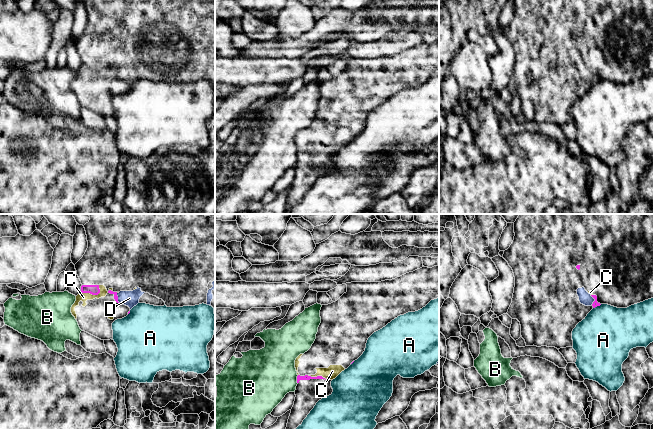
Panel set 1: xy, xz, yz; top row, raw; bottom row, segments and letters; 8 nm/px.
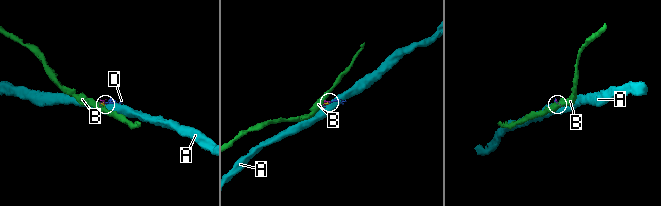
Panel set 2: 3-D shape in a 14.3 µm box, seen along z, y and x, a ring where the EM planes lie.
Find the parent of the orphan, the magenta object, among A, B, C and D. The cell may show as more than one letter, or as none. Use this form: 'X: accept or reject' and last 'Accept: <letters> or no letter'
A: reject
B: reject
C: accept
D: accept
Accept: C, D

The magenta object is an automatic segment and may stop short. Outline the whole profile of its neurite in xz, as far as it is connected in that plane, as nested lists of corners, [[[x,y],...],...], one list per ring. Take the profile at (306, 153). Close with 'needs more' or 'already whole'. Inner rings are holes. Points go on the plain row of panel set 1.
[[[439,42],[422,43],[392,56],[381,58],[351,58],[346,59],[347,68],[337,77],[322,81],[320,86],[321,99],[316,115],[311,124],[300,130],[295,136],[297,147],[297,162],[295,177],[288,195],[286,210],[302,200],[316,179],[332,170],[331,157],[347,145],[365,127],[368,114],[376,107],[385,103],[392,96],[408,88],[415,88],[425,83],[431,76],[439,74]]]; needs more

